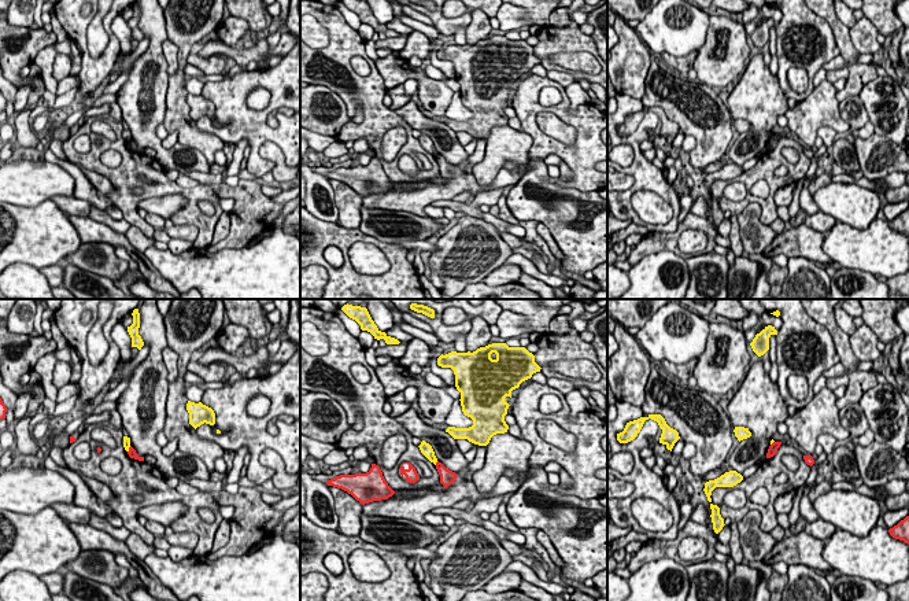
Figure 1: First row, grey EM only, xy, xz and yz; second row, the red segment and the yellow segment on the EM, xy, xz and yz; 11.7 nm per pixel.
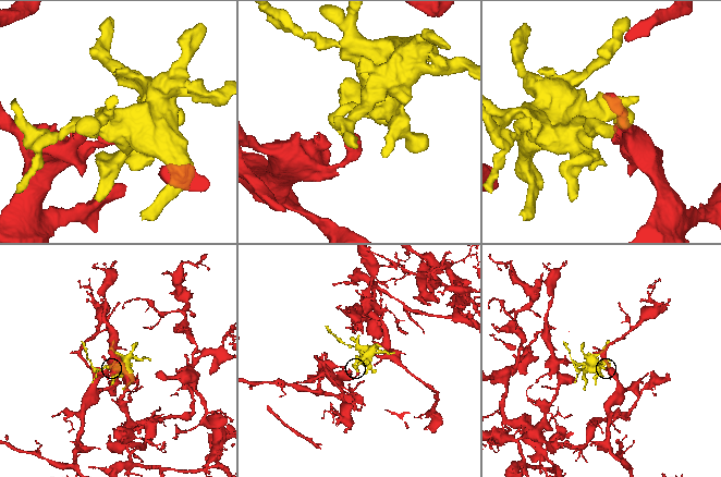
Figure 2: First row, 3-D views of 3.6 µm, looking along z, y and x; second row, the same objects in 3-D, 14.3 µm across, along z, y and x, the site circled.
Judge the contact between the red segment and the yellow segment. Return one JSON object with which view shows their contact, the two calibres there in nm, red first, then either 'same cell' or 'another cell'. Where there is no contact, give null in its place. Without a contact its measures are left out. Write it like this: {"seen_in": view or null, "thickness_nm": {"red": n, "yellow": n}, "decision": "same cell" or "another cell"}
{"seen_in": "xz", "thickness_nm": {"red": 170, "yellow": 140}, "decision": "another cell"}

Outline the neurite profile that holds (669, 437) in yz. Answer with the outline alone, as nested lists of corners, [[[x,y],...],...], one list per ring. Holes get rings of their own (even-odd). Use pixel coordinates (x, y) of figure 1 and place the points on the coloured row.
[[[649,414],[647,417],[640,417],[638,420],[627,423],[622,432],[617,434],[617,440],[620,443],[628,443],[633,440],[638,434],[640,432],[646,420],[654,420],[658,423],[659,428],[662,429],[659,443],[665,445],[668,450],[672,451],[675,443],[680,439],[679,432],[670,428],[665,419],[661,414]]]

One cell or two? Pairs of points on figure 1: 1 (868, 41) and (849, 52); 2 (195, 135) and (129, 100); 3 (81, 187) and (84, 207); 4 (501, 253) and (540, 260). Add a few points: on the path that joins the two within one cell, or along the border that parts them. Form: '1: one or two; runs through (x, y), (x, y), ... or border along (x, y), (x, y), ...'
1: two; border along (849, 29), (852, 44), (860, 52)
2: two; border along (167, 88), (166, 113), (162, 121)
3: two; border along (73, 195), (89, 205)
4: two; border along (498, 231), (510, 249)

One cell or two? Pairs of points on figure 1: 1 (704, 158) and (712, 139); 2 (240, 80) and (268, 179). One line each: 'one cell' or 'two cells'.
1: one cell
2: two cells

